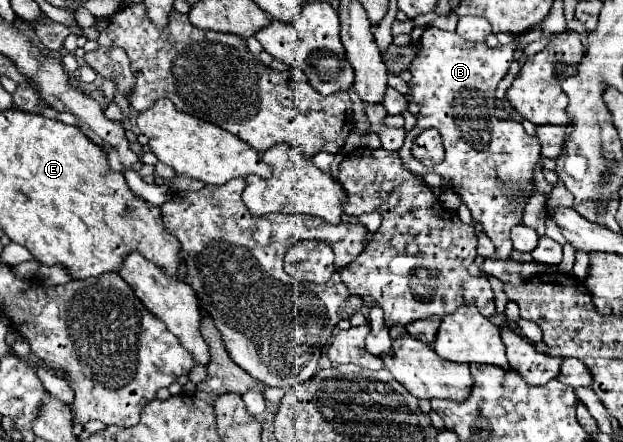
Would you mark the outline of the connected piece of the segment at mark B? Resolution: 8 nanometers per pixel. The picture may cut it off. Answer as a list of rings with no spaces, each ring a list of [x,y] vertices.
[[[435,27],[425,29],[421,37],[421,49],[409,65],[413,75],[409,87],[409,101],[421,107],[417,125],[407,133],[405,145],[399,151],[401,161],[415,173],[425,175],[427,167],[411,155],[411,143],[417,133],[425,129],[437,129],[445,145],[445,159],[433,171],[451,181],[453,191],[469,207],[473,219],[483,225],[483,231],[491,237],[495,253],[482,263],[482,272],[497,277],[503,283],[521,285],[521,261],[511,259],[511,229],[523,223],[525,203],[513,203],[517,193],[505,191],[499,183],[511,185],[529,199],[535,191],[533,169],[541,161],[541,143],[537,137],[529,137],[521,123],[499,121],[495,117],[495,89],[507,75],[513,61],[513,53],[519,49],[519,39],[509,45],[487,47],[485,43],[469,43],[457,33],[447,33]]]

